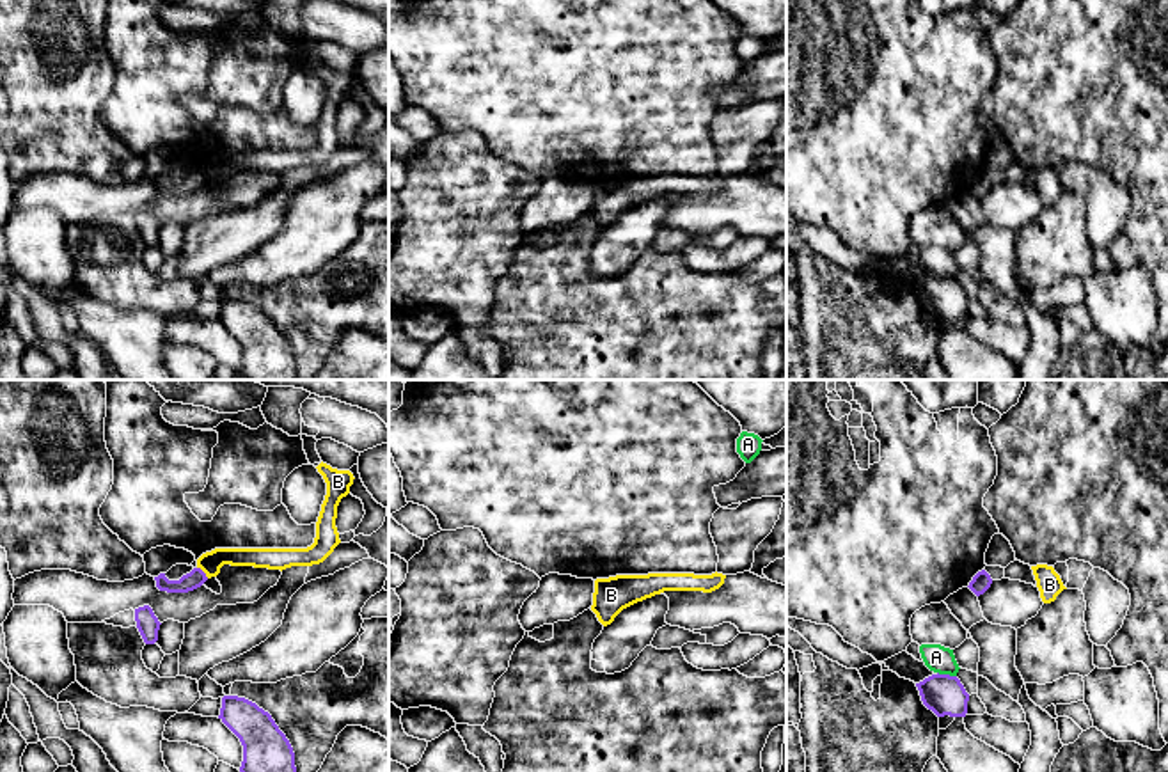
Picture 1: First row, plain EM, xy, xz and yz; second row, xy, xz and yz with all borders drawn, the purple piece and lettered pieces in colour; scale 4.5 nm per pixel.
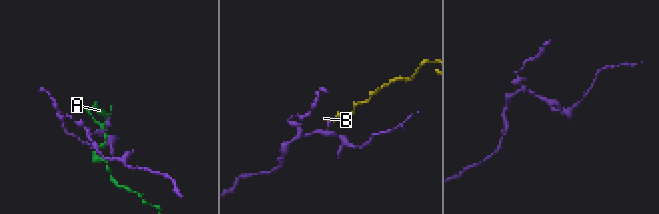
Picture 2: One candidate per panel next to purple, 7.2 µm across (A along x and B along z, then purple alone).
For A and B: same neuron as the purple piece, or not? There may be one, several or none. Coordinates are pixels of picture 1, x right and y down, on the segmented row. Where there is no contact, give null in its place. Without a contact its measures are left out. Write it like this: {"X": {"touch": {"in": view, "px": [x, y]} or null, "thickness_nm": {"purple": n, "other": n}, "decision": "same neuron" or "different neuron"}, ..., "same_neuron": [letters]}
{"A": {"touch": {"in": "yz", "px": [947, 675]}, "thickness_nm": {"purple": 180, "other": 120}, "decision": "different neuron"}, "B": {"touch": {"in": "xy", "px": [203, 572]}, "thickness_nm": {"purple": 80, "other": 100}, "decision": "different neuron"}, "same_neuron": []}

